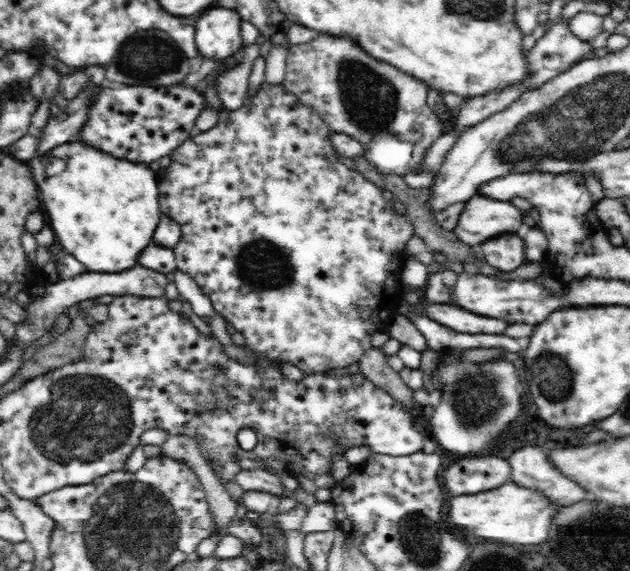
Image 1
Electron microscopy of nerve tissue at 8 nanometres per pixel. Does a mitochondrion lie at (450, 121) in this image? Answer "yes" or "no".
no

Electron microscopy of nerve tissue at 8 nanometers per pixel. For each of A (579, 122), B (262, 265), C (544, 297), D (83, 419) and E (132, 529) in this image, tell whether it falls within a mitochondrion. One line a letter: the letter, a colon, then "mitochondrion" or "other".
A: mitochondrion
B: mitochondrion
C: other
D: mitochondrion
E: mitochondrion

